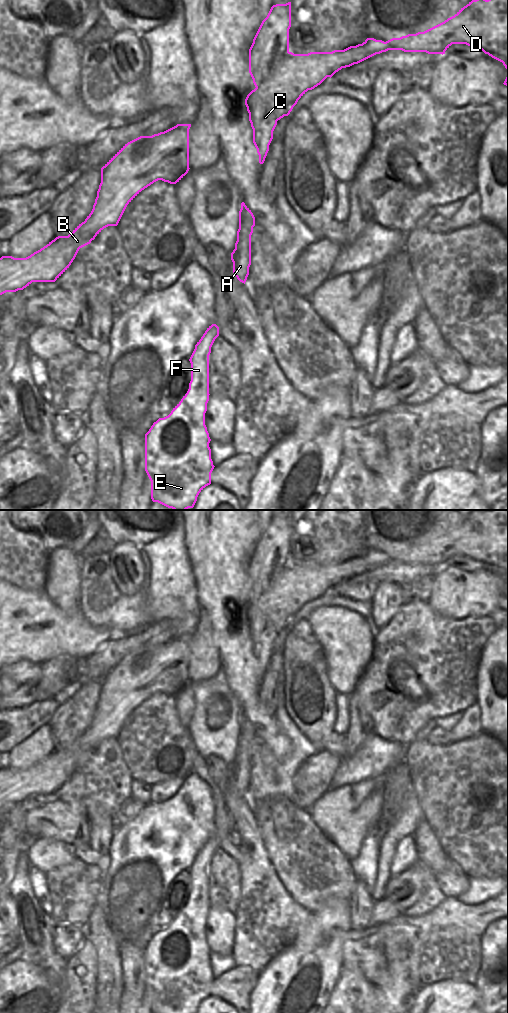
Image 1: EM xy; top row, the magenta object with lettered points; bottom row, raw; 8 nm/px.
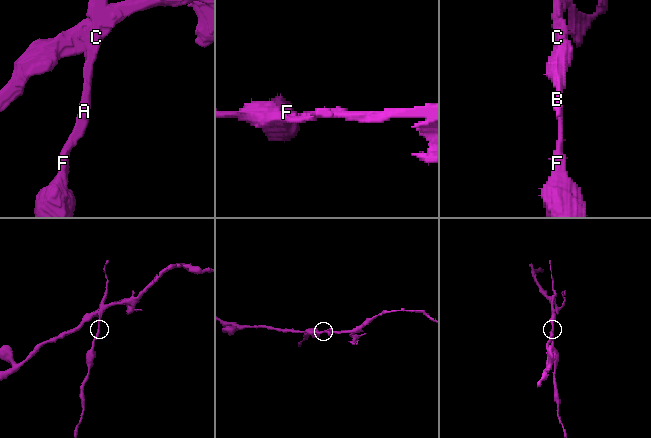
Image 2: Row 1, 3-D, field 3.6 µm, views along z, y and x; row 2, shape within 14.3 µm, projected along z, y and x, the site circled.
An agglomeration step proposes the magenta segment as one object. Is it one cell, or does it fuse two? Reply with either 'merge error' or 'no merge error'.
merge error

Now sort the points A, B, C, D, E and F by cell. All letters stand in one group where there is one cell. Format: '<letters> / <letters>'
A E F / B C D

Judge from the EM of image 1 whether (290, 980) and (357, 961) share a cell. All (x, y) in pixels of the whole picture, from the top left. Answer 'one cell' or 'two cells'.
two cells

